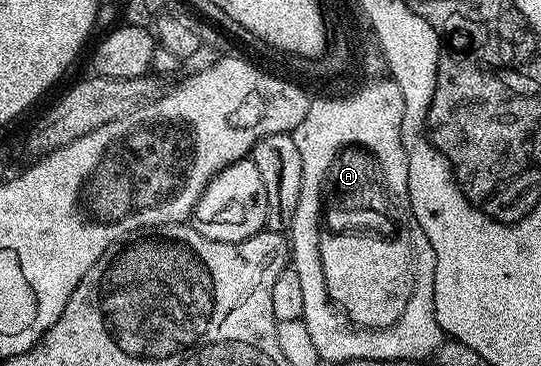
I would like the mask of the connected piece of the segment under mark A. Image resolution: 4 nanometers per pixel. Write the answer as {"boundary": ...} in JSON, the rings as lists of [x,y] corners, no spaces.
{"boundary":[[[358,142],[348,144],[336,150],[320,174],[316,240],[324,246],[334,238],[404,238],[398,232],[412,232],[418,225],[408,190],[398,190],[398,178],[386,178],[390,174],[384,174],[384,164],[374,150],[356,148]]]}

